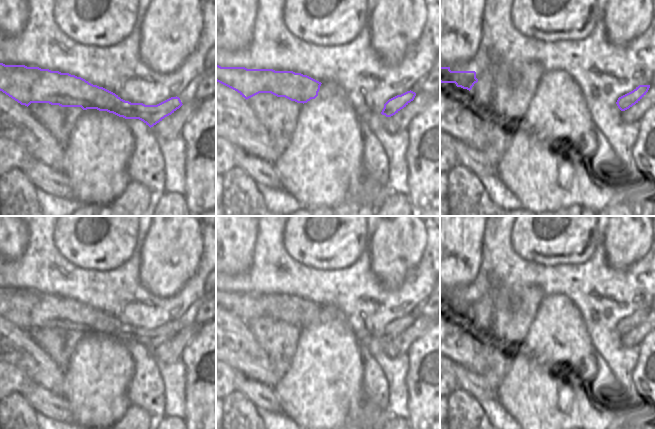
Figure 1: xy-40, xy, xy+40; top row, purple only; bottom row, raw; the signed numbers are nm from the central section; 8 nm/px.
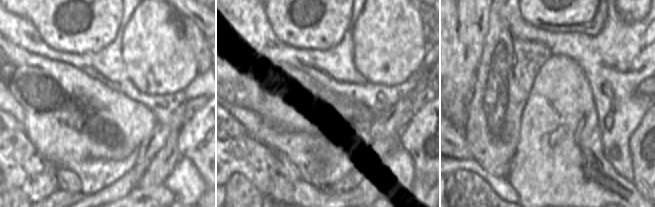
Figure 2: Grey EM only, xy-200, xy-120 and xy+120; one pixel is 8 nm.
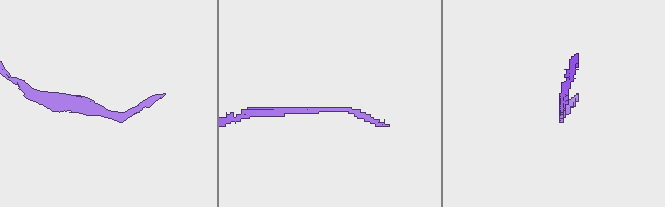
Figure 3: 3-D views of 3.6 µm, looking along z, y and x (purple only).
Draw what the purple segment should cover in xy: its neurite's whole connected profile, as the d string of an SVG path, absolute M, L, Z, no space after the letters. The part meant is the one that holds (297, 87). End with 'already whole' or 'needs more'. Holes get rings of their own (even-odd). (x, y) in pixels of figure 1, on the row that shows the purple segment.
M216 65L216 81L237 91L246 100L259 93L271 93L303 104L318 96L322 84L293 71L219 65Z; already whole

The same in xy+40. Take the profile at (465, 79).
M440 67L440 82L455 83L457 87L470 91L478 79L475 71L451 71L450 67Z; already whole

